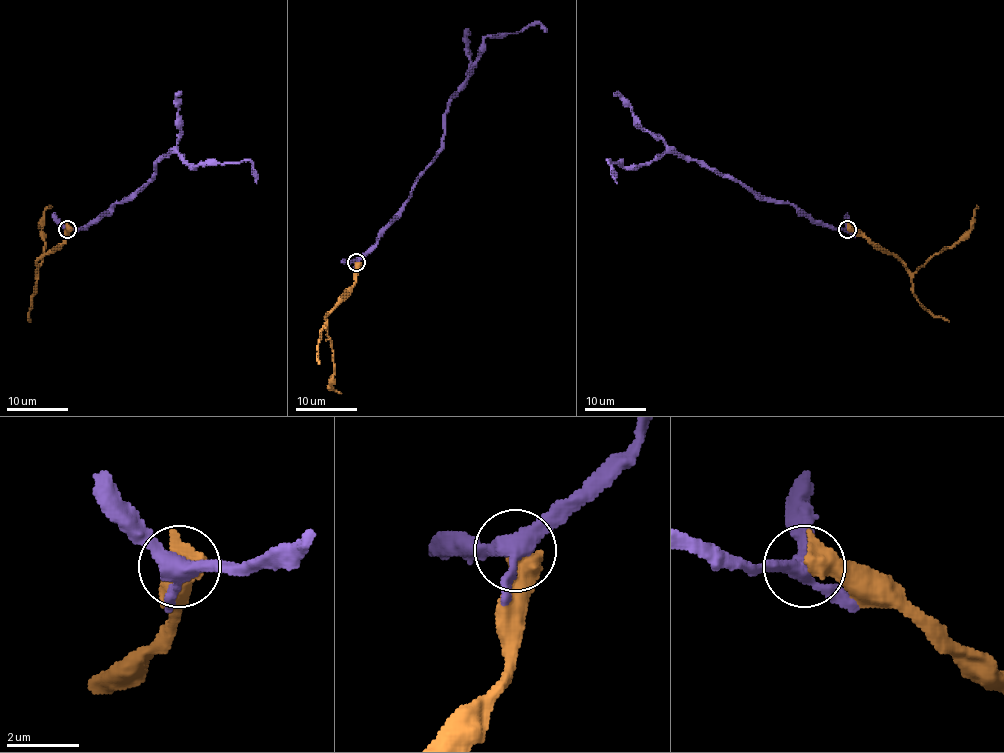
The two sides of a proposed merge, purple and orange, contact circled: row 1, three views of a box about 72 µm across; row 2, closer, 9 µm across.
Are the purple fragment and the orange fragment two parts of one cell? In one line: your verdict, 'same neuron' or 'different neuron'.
same neuron

